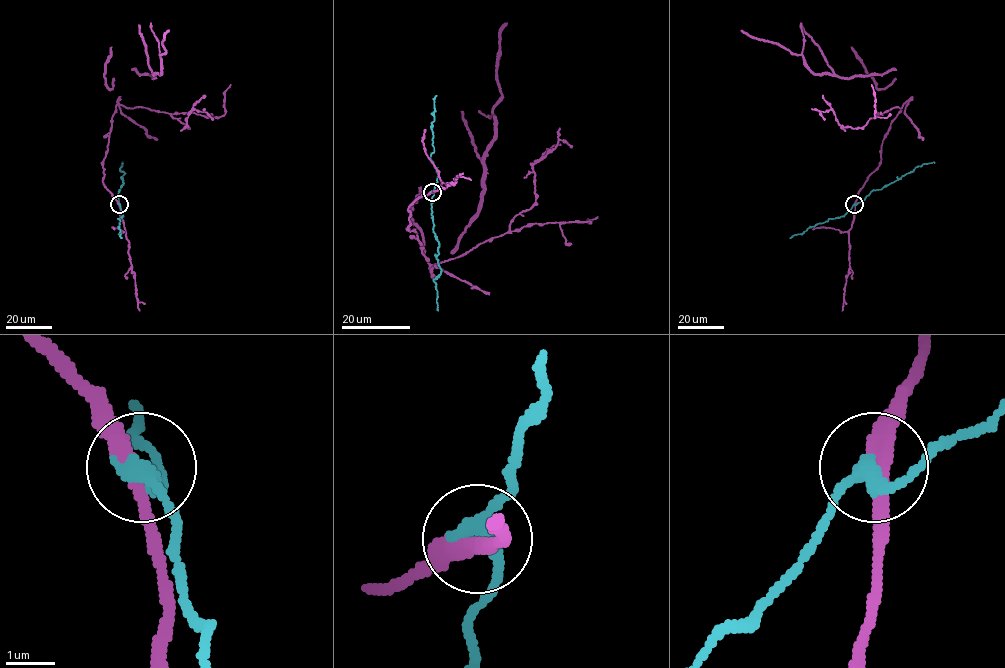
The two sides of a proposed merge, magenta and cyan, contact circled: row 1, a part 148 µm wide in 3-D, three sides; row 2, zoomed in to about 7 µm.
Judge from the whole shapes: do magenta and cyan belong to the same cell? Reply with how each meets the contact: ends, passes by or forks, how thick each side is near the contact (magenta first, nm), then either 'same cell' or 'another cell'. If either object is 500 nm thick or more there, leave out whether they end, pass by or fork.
magenta passes by; cyan passes by; calibres 320 and 320 nm; another cell

